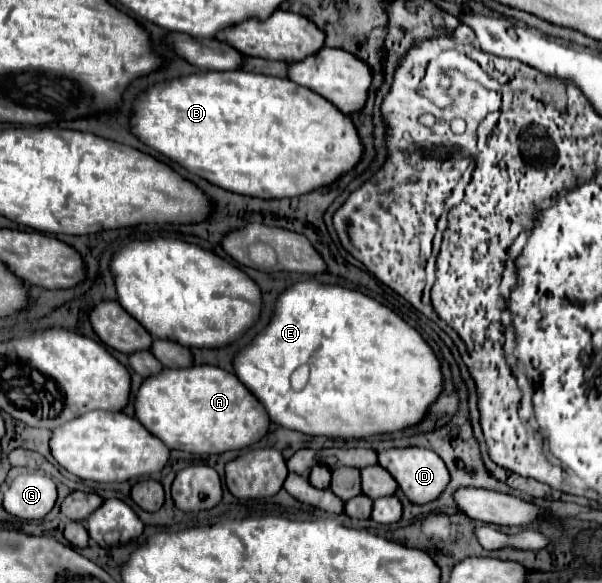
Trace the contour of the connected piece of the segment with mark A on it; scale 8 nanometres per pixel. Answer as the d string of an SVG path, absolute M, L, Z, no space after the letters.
M192 365L186 369L164 367L158 375L146 377L134 399L134 415L166 447L188 451L194 455L214 455L248 447L256 443L262 435L266 435L270 425L262 403L252 393L248 393L248 389L238 381L238 377L212 365Z

